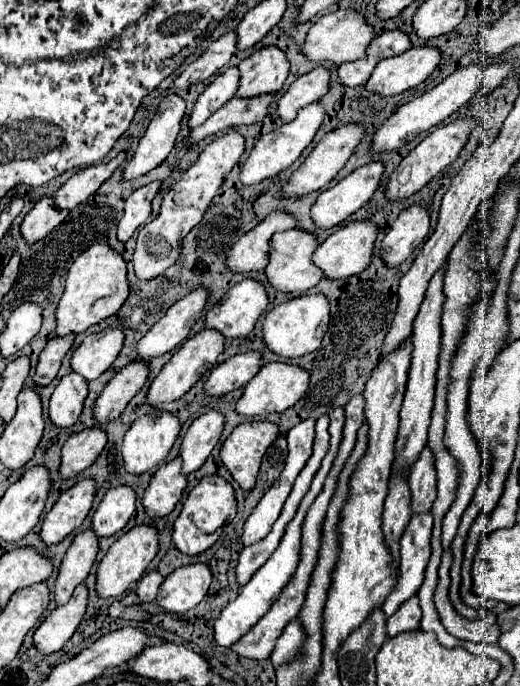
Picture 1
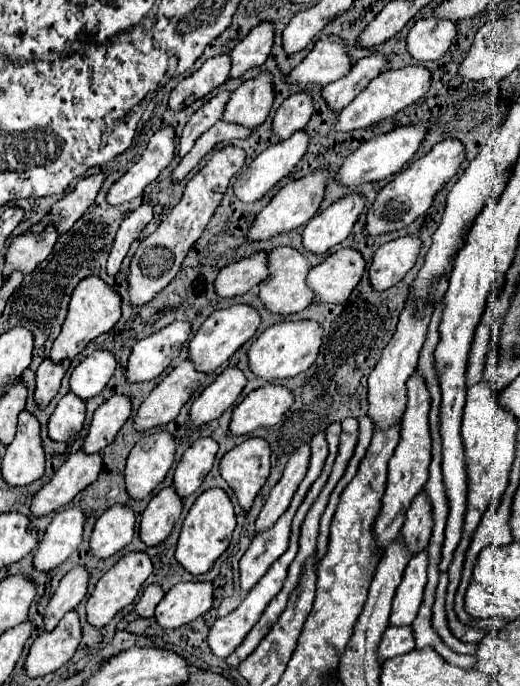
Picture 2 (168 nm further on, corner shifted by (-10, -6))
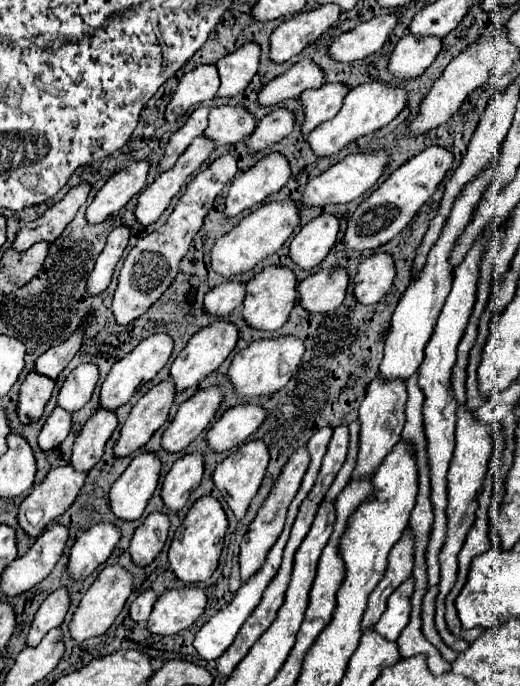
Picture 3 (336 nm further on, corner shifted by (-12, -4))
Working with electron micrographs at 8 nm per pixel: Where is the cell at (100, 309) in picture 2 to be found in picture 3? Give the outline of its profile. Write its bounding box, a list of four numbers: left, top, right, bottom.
[34,328,84,380]

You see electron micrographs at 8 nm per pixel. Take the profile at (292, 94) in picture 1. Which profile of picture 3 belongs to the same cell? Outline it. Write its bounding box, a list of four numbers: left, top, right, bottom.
[246,108,294,154]

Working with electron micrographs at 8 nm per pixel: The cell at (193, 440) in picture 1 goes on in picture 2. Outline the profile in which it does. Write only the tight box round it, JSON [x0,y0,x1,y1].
[174,438,218,498]

